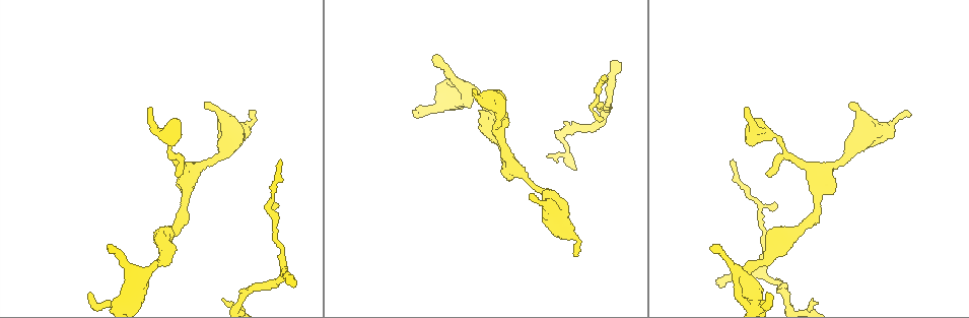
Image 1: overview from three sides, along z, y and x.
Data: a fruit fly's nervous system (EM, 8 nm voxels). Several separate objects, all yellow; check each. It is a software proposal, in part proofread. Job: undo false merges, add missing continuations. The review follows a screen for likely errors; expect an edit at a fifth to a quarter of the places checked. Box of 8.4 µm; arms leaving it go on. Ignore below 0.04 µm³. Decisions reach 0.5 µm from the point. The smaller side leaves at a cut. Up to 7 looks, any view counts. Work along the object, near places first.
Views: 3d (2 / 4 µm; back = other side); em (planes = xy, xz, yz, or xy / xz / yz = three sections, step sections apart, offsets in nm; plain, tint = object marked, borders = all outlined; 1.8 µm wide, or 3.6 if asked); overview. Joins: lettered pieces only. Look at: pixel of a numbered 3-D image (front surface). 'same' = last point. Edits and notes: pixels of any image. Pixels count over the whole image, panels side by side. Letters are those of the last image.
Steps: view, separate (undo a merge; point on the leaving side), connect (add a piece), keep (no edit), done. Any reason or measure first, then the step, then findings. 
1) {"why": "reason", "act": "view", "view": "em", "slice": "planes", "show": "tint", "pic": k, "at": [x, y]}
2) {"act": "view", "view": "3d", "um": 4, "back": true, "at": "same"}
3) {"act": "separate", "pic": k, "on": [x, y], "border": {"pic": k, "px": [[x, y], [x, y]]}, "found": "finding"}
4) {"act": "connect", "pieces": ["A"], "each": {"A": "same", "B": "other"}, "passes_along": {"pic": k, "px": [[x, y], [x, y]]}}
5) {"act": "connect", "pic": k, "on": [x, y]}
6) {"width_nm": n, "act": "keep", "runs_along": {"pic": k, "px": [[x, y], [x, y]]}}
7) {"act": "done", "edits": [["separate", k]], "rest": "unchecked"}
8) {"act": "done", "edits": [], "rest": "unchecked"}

{"why": "thin end", "act": "view", "view": "em", "um": 3.6, "slice": "planes", "show": "tint", "pic": 1, "at": [574, 255]}

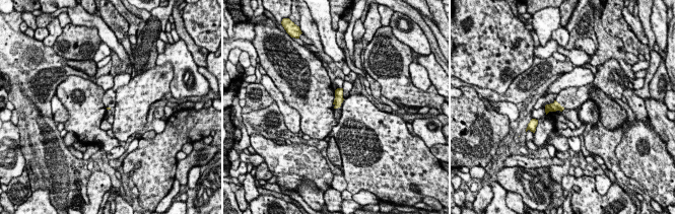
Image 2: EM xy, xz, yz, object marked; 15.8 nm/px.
{"act": "view", "view": "em", "um": 3.6, "slice": "planes", "show": "borders", "at": "same"}

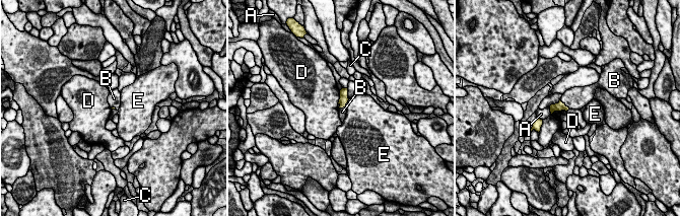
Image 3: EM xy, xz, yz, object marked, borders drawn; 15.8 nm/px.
{"longest_contact_nm": ["D", 220], "act": "connect", "pieces": ["B"], "each": {"A": "other", "B": "same", "C": "other", "D": "other", "E": "other"}, "passes_along": {"pic": 3, "px": [[343, 100], [343, 106], [342, 112]]}, "found": "the neuron continues"}

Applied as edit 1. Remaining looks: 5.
{"why": "free end", "act": "view", "view": "em", "um": 3.6, "slice": "planes", "show": "plain", "pic": 1, "at": [178, 174]}

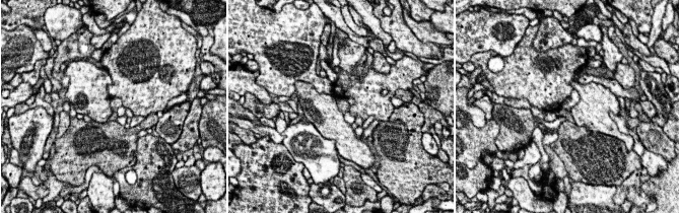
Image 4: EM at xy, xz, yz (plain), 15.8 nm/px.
{"act": "view", "view": "em", "um": 3.6, "slice": "planes", "show": "borders", "at": "same"}

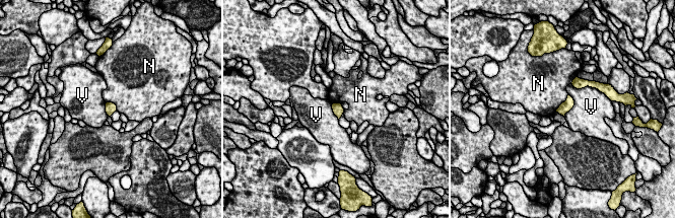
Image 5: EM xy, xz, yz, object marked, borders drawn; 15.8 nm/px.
{"longest_contact_nm": ["V", 360], "act": "keep", "each": {"N": "other", "V": "other"}, "found": "none of them fits"}

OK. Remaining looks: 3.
{"why": "thick turns thin", "act": "view", "view": "3d", "um": 2, "pic": 1, "at": [146, 275]}

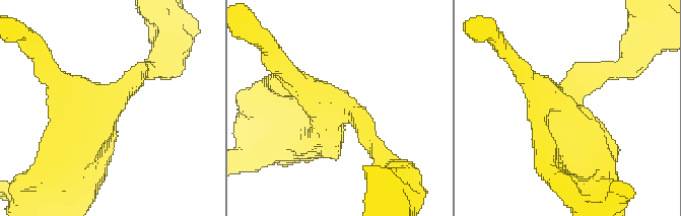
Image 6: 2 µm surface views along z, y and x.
{"why": "need the tissue", "act": "view", "view": "em", "slice": "xz", "step": 4, "show": "tint", "pic": 6, "at": [563, 107]}

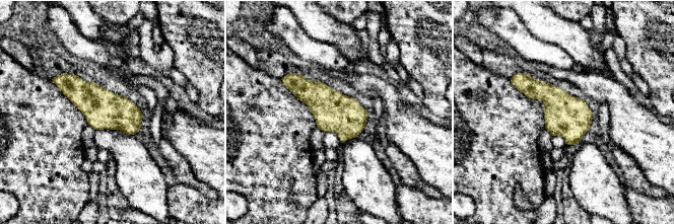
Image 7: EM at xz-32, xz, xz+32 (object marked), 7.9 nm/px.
{"why": "see the neighbours", "act": "view", "view": "em", "slice": "xz", "step": 4, "show": "borders", "at": "same"}

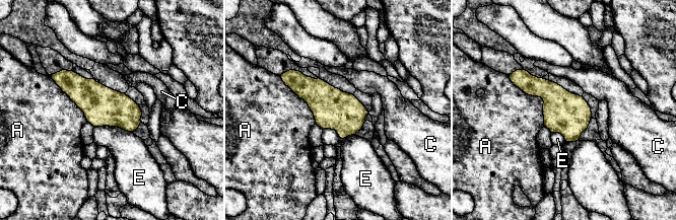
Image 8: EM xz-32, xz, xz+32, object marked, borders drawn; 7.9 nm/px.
{"act": "keep", "each": {"A": "other", "C": "other", "E": "other"}, "found": "one neuron here"}

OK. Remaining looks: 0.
{"act": "done", "edits": [["connect", 3]], "rest": "unchecked"}

